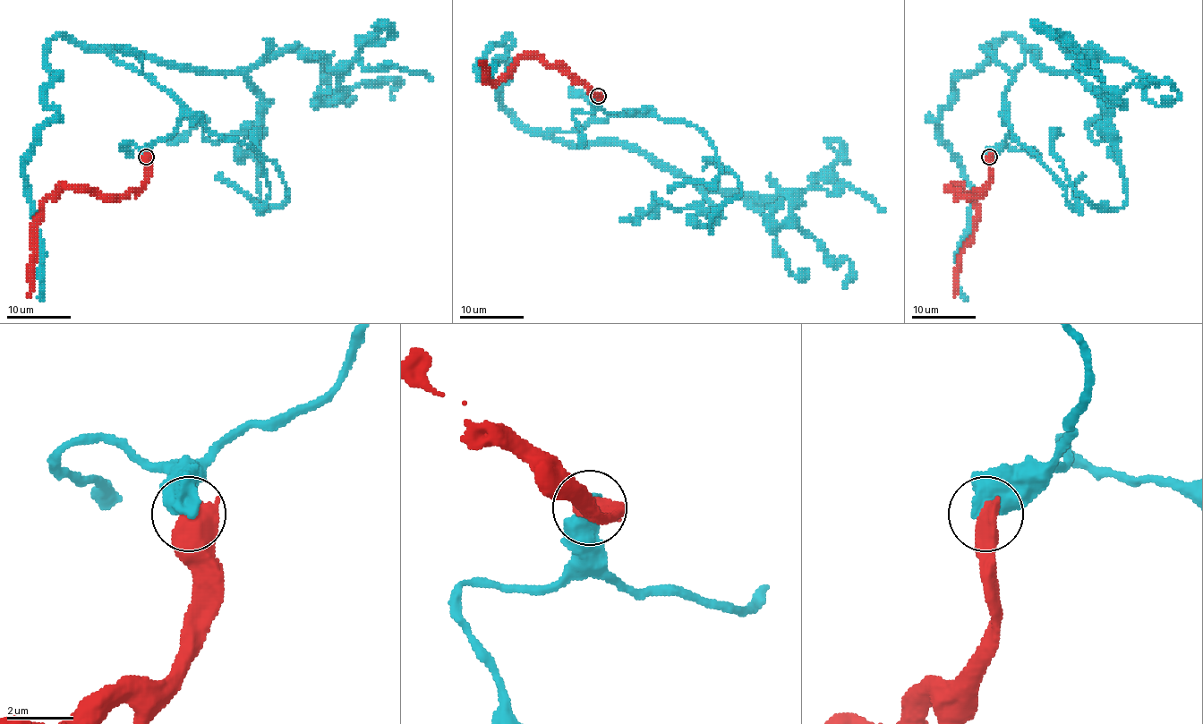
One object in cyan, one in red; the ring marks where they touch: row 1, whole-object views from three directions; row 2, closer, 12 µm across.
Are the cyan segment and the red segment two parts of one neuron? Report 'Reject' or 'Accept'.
Reject

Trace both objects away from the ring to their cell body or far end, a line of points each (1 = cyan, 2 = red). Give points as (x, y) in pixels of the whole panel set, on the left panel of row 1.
1: (146, 156), (183, 106), (98, 49), (237, 70), (259, 94), (258, 207), (278, 207), (287, 190), (251, 135)
2: (146, 156), (146, 183), (136, 191), (101, 197), (62, 188), (44, 202), (28, 298)

